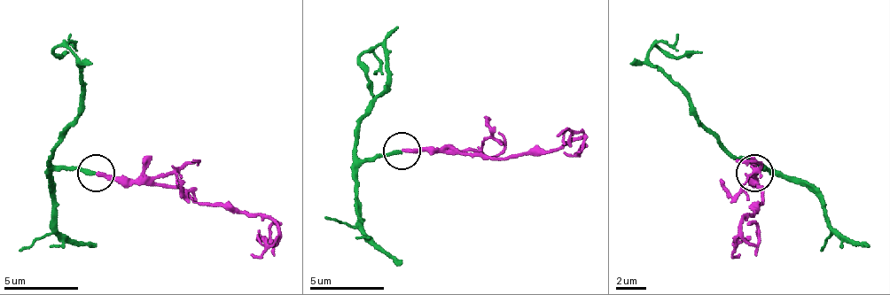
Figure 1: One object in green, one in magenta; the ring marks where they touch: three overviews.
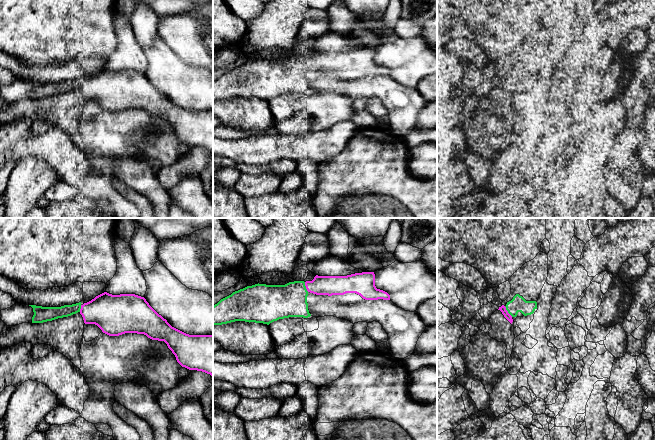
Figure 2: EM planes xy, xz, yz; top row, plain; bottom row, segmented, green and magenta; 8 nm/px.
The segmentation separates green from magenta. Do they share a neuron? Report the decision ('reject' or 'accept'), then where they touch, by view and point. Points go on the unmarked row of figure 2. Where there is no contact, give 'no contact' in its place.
accept; meets green in yz at (507, 86)

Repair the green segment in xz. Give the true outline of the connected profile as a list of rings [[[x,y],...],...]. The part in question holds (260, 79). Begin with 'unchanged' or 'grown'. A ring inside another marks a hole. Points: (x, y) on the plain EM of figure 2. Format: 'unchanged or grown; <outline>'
grown; [[[374,48],[347,52],[318,52],[312,57],[294,57],[285,61],[255,60],[233,68],[213,82],[213,101],[235,97],[269,101],[279,95],[311,92],[308,69],[344,71],[356,69],[365,76],[390,76],[390,71],[375,62]]]

